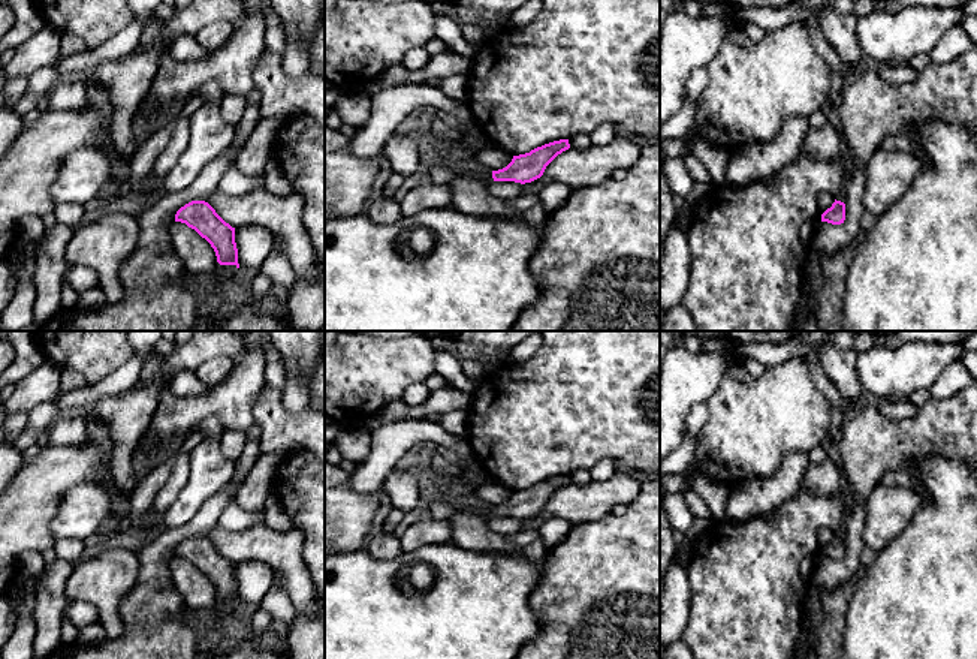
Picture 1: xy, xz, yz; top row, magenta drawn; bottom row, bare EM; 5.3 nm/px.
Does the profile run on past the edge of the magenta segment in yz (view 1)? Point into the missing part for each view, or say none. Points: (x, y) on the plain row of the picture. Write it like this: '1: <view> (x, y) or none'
1: none

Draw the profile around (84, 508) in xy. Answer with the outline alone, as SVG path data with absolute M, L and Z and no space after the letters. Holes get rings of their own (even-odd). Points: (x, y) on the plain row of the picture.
M78 484L69 488L60 502L51 523L54 539L87 539L111 517L115 490L106 490L99 484Z

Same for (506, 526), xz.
M492 517L489 527L503 536L510 536L522 530L522 520L515 517Z

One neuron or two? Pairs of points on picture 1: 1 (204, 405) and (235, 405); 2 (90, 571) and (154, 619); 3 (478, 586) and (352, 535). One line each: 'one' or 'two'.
1: one
2: two
3: two

